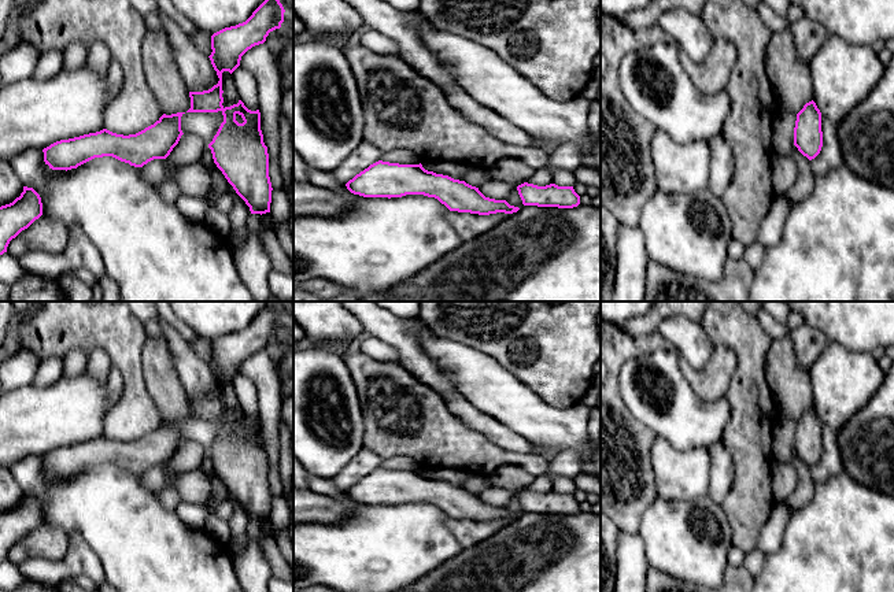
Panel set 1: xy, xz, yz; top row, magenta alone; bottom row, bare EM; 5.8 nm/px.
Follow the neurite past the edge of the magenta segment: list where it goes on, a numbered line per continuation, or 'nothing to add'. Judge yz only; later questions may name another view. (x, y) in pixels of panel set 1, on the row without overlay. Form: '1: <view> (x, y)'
nothing to add

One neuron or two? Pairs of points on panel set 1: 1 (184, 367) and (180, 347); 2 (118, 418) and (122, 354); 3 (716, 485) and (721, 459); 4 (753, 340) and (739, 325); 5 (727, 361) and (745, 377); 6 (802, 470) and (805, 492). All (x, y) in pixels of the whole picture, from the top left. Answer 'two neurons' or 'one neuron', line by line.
1: one neuron
2: one neuron
3: one neuron
4: one neuron
5: two neurons
6: one neuron

